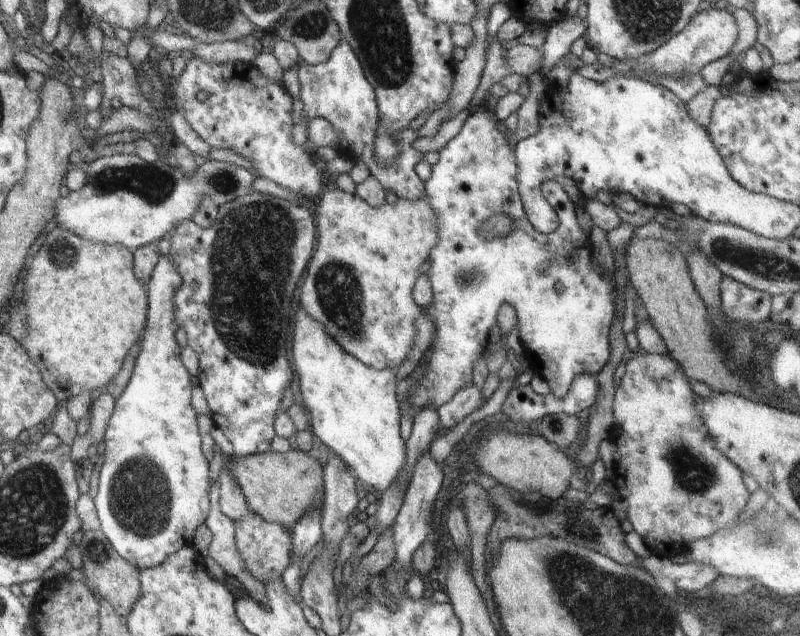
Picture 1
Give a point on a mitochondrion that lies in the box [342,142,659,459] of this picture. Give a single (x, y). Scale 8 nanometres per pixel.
(474, 277)

